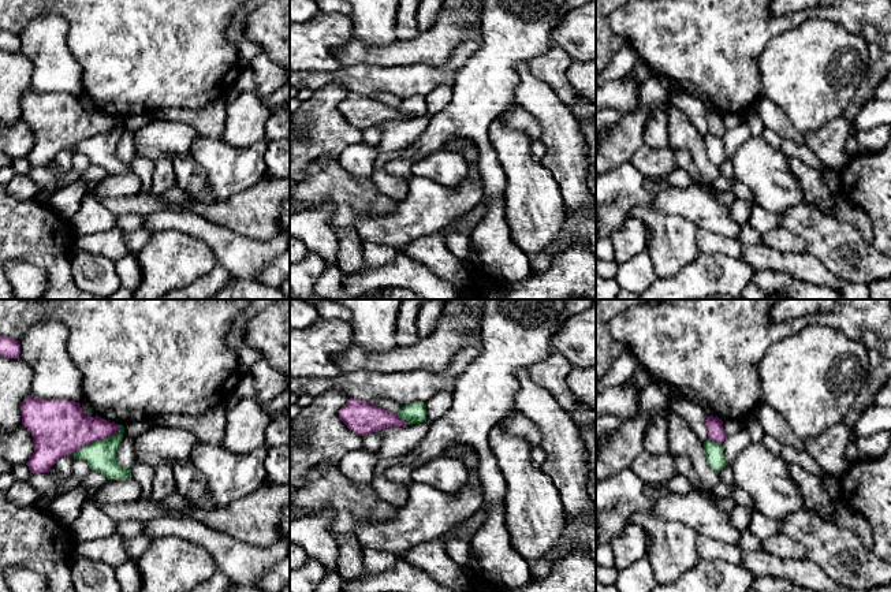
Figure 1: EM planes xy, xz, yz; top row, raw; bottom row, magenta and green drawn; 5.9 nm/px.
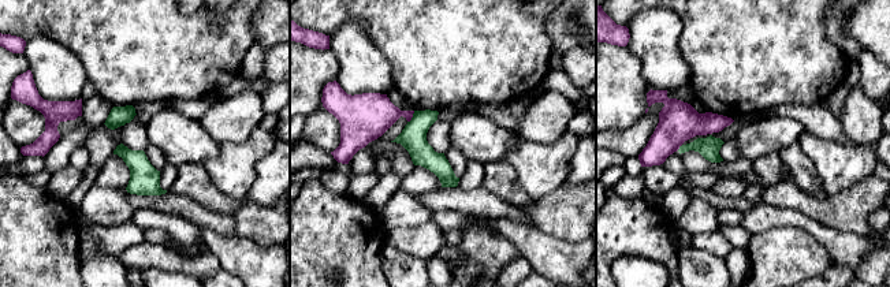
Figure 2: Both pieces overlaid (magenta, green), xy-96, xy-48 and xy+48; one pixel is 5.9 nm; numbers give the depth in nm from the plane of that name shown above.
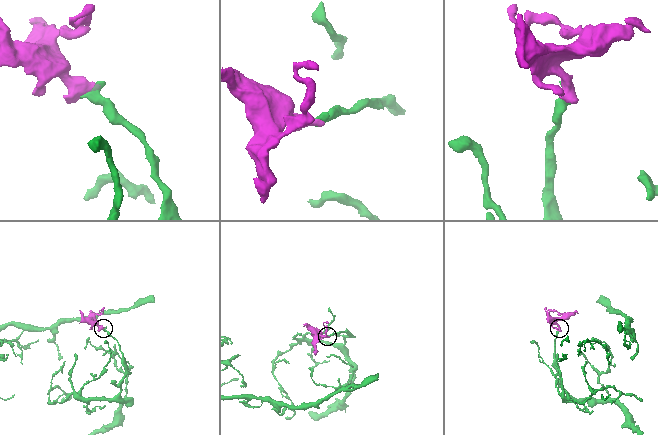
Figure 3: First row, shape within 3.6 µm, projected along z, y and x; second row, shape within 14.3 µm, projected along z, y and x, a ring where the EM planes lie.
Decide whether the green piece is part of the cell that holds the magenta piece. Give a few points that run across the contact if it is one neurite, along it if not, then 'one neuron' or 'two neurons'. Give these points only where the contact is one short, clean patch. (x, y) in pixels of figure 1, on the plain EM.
xy (120, 119), (116, 126), (93, 134), (74, 145) | two neurons

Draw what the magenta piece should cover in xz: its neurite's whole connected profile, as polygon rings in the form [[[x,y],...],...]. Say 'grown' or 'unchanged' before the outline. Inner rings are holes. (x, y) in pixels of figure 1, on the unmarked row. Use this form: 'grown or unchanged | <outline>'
unchanged | [[[354,92],[339,104],[339,111],[350,124],[362,130],[389,120],[413,119],[405,116],[396,107]]]

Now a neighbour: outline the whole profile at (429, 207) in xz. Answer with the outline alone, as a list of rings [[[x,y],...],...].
[[[469,175],[455,189],[425,176],[410,180],[407,197],[387,216],[362,216],[357,231],[362,243],[380,243],[399,249],[430,235],[467,213],[485,198],[481,178]]]

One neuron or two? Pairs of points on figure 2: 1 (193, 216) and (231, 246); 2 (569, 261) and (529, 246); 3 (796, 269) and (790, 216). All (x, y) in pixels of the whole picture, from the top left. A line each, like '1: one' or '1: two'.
1: two
2: one
3: two

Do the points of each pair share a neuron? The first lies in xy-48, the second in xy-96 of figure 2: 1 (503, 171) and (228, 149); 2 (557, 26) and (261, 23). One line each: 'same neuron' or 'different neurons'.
1: different neurons
2: same neuron

